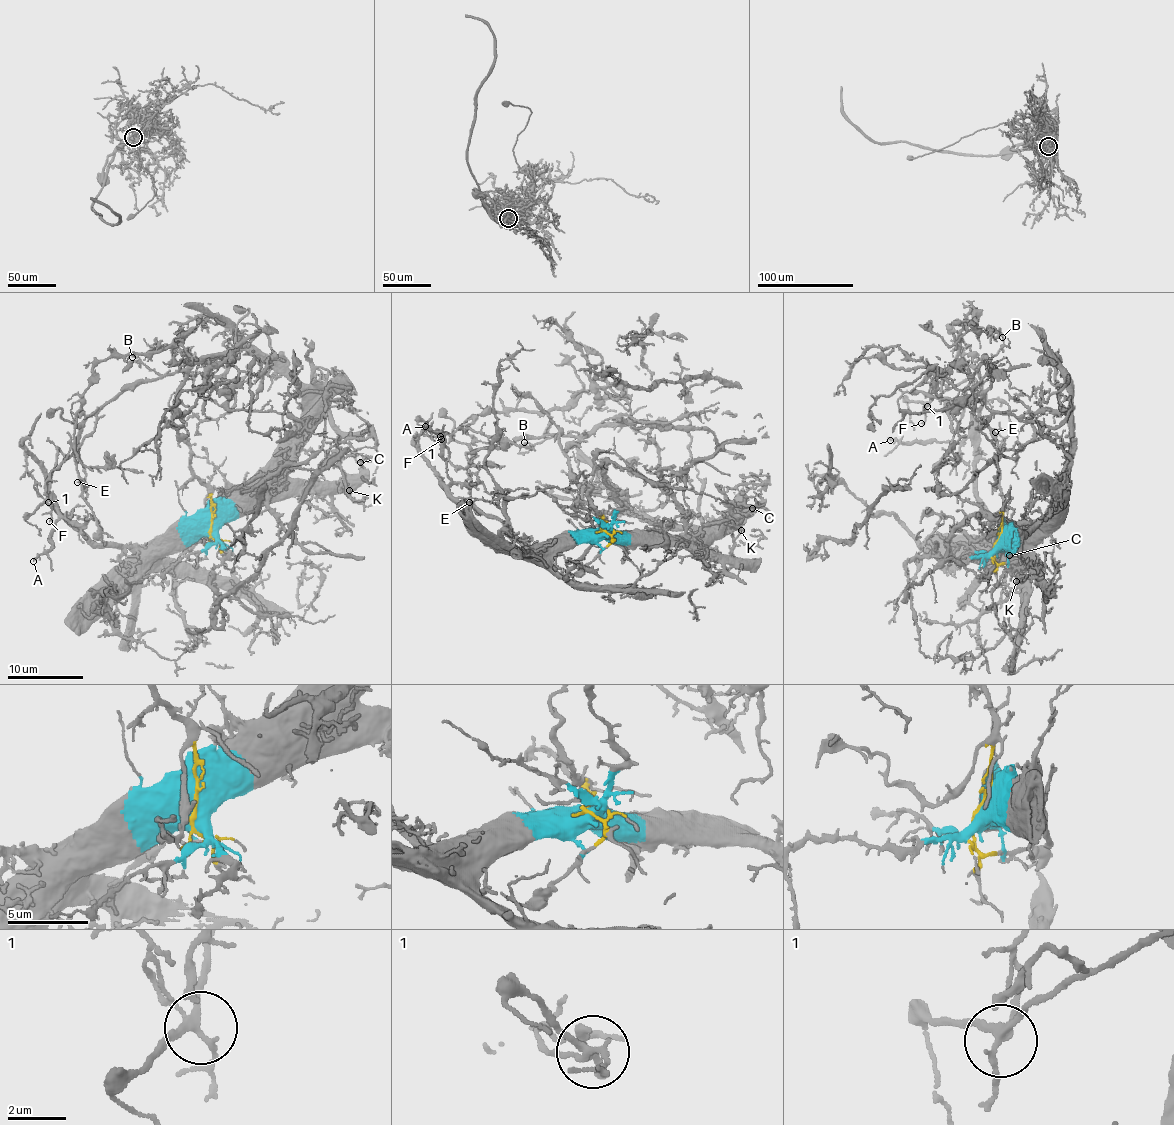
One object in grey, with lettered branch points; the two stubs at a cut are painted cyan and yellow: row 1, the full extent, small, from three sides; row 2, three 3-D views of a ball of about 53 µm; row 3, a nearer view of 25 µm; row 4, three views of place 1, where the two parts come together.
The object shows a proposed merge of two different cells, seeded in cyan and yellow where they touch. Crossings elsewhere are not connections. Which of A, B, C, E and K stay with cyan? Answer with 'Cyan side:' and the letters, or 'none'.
Cyan side: A, C, K

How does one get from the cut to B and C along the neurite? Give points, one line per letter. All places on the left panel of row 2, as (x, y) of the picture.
B: (211, 526), (211, 489), (190, 466), (190, 449), (173, 425), (173, 401), (186, 373), (158, 374), (131, 356)
C: (211, 527), (217, 527), (236, 509), (323, 411), (338, 433), (344, 452), (361, 463)

